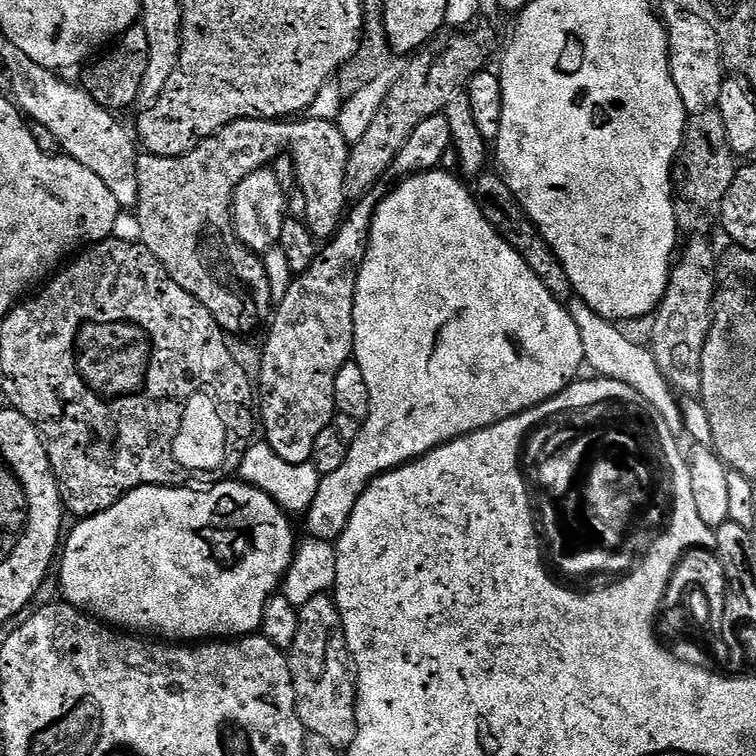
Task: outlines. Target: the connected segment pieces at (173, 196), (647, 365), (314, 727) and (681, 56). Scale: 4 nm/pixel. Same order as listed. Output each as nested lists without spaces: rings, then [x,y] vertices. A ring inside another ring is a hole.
[[[238,120],[230,125],[226,125],[220,132],[212,137],[206,138],[192,152],[178,157],[158,157],[149,154],[140,154],[136,157],[136,169],[138,170],[138,186],[140,194],[136,208],[136,216],[140,219],[139,239],[148,247],[150,254],[158,258],[158,262],[218,322],[218,326],[223,328],[228,334],[246,334],[246,320],[238,326],[236,312],[232,312],[232,304],[222,306],[222,288],[210,278],[210,274],[202,274],[202,256],[196,250],[200,232],[212,230],[214,224],[218,226],[220,216],[226,210],[232,210],[232,193],[235,192],[239,184],[252,173],[267,169],[280,155],[280,147],[285,147],[286,140],[283,135],[276,136],[280,132],[281,125],[275,120]]]
[[[578,298],[567,301],[566,307],[582,334],[585,365],[589,369],[592,367],[596,371],[593,373],[597,377],[630,386],[633,394],[640,400],[650,402],[650,406],[654,406],[654,410],[658,410],[660,418],[666,422],[666,426],[670,426],[672,432],[683,433],[684,416],[680,413],[680,406],[674,396],[676,394],[668,379],[662,374],[658,362],[654,362],[651,347],[644,345],[643,348],[642,345],[635,344],[626,333],[616,329],[619,327],[613,321],[602,318],[597,312],[590,310],[590,306],[586,306],[586,302],[582,302]]]
[[[321,594],[299,609],[300,625],[288,656],[288,665],[292,671],[292,685],[296,691],[296,713],[307,734],[318,734],[318,738],[330,742],[330,746],[347,750],[358,734],[356,721],[356,674],[352,656],[348,653],[348,643],[344,637],[344,628],[340,625],[340,614],[335,603],[327,595]]]
[[[671,2],[665,3],[662,23],[668,30],[668,65],[685,113],[711,113],[720,103],[720,91],[726,75],[718,35],[698,14],[686,12]]]

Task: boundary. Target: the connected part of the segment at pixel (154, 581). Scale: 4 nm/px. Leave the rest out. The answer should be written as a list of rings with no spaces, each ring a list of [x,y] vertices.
[[[239,479],[224,480],[221,484],[214,485],[209,492],[195,492],[192,486],[161,486],[158,484],[143,484],[141,488],[135,488],[133,492],[127,492],[120,501],[114,506],[110,506],[105,512],[99,512],[93,516],[83,517],[78,524],[73,526],[72,533],[63,541],[62,555],[58,560],[60,573],[59,591],[62,593],[63,599],[71,604],[73,608],[80,609],[81,612],[87,612],[89,616],[103,622],[105,625],[111,626],[117,630],[123,630],[128,634],[143,634],[148,638],[159,638],[164,642],[208,642],[213,638],[243,638],[259,633],[264,623],[264,611],[266,610],[266,602],[281,587],[282,581],[289,568],[294,563],[294,547],[292,548],[292,524],[291,517],[284,509],[280,508],[276,502],[268,494],[257,488],[251,488],[249,484]]]

